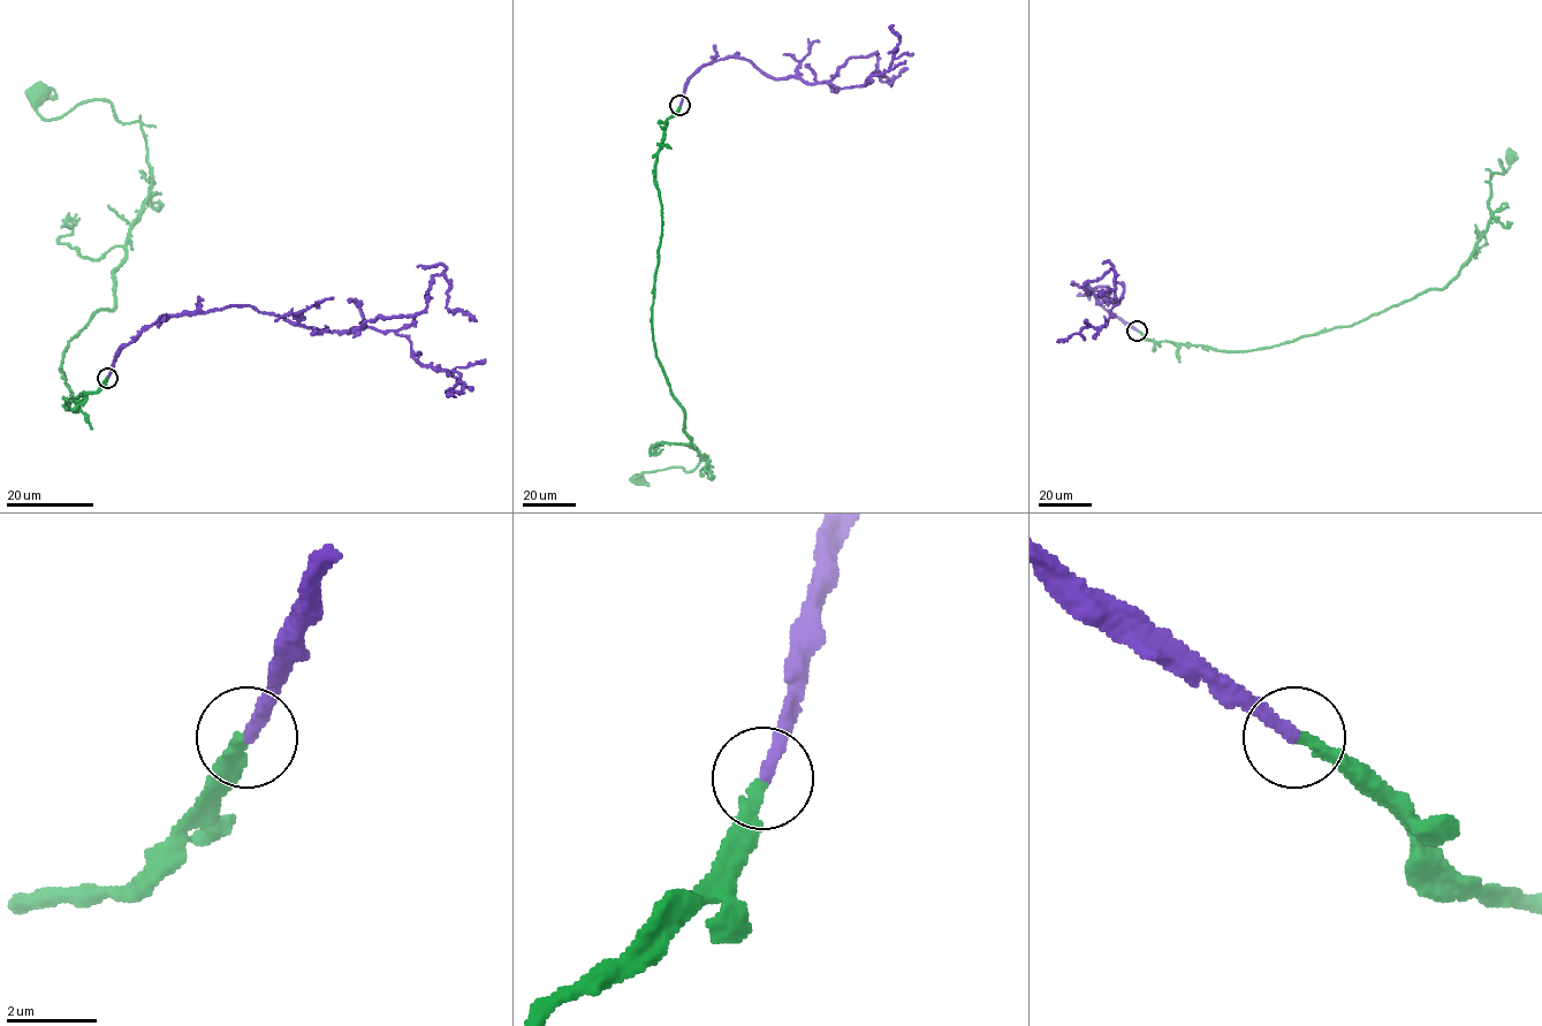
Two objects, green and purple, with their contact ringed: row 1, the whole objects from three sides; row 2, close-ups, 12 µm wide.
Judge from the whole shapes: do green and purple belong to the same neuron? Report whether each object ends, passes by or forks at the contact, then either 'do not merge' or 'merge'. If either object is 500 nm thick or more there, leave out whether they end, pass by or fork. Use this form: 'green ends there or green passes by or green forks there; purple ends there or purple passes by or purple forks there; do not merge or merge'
green ends there; purple ends there; merge

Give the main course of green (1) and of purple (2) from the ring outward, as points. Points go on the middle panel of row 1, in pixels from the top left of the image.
1: (681, 105), (654, 167), (652, 339), (684, 432), (707, 457), (689, 471), (637, 478)
2: (681, 105), (701, 67), (729, 56), (809, 83), (828, 82), (849, 58), (876, 51), (882, 81), (908, 69)

